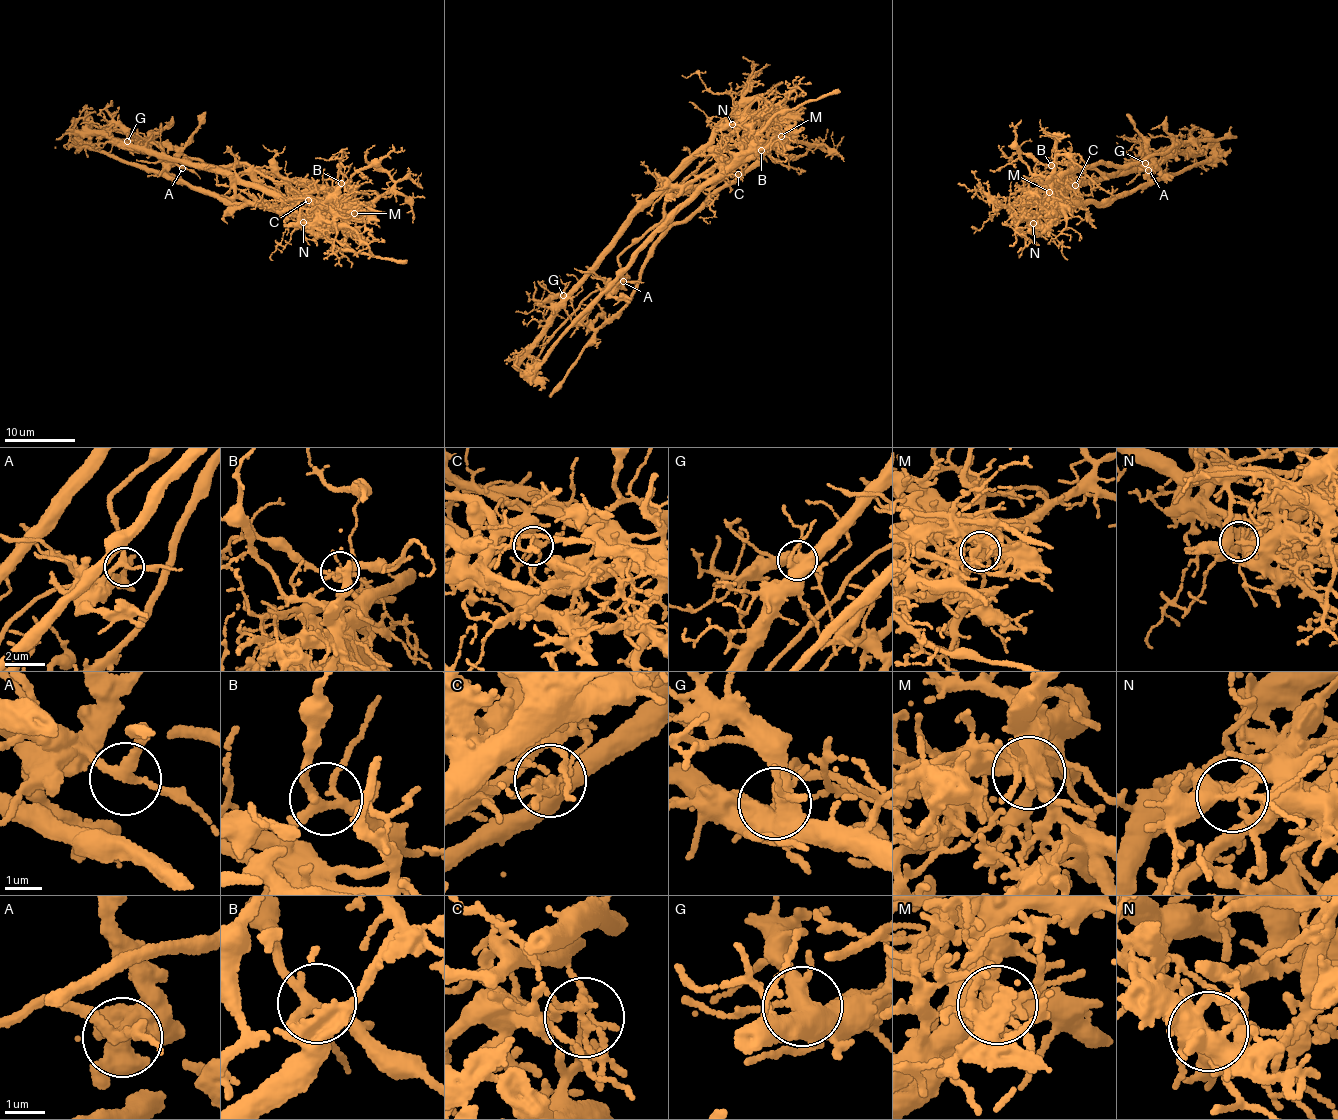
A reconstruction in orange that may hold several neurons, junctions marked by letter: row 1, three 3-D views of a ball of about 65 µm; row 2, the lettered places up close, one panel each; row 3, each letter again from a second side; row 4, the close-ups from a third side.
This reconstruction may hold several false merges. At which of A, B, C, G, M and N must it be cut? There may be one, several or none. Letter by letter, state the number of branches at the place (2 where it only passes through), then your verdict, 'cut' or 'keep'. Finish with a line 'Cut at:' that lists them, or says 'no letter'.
A: 3 branches meet; keep
B: 4 branches meet; keep
C: 4 branches meet; cut
G: 5 branches meet; keep
M: 5 branches meet; cut
N: 4 branches meet; cut
Cut at: C, M, N

